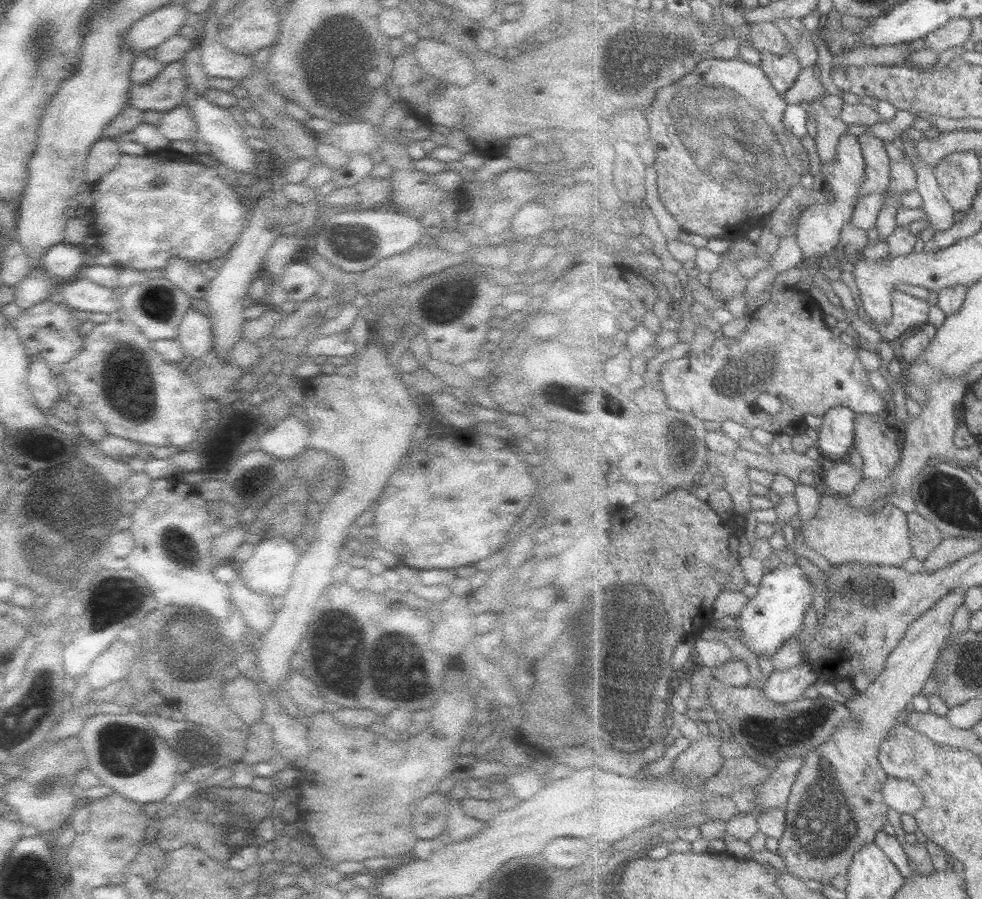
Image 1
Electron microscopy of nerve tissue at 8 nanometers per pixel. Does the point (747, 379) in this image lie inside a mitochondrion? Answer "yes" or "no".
yes

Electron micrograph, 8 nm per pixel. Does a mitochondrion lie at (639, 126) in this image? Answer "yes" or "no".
no

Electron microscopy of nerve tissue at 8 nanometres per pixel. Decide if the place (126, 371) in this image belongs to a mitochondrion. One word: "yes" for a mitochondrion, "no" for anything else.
yes

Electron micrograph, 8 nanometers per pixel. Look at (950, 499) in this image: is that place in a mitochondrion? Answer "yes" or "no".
yes

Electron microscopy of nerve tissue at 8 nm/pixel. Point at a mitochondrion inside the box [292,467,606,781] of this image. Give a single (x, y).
(352, 652)

